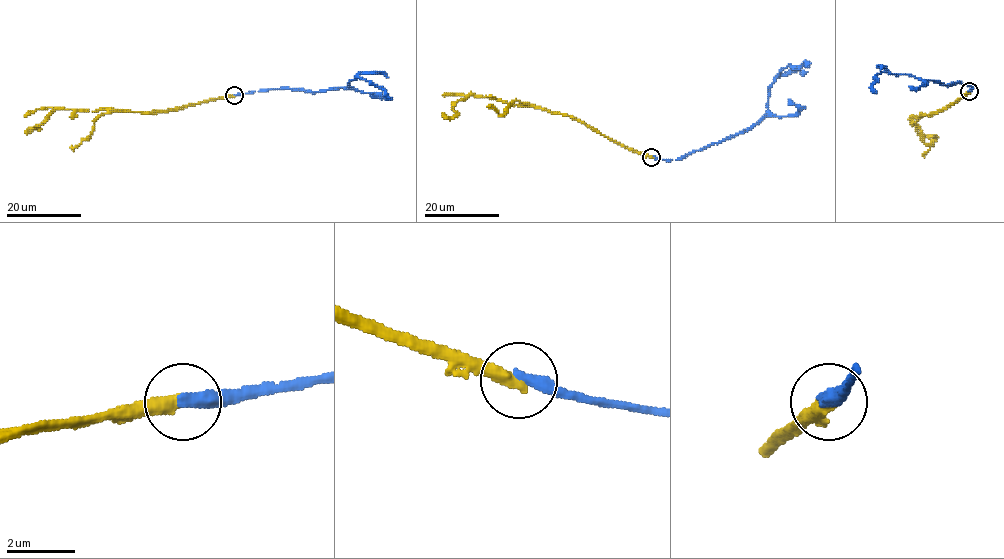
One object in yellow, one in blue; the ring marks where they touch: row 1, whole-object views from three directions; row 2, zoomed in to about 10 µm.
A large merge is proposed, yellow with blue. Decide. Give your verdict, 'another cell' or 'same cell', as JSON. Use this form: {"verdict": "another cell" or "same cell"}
{"verdict": "another cell"}

